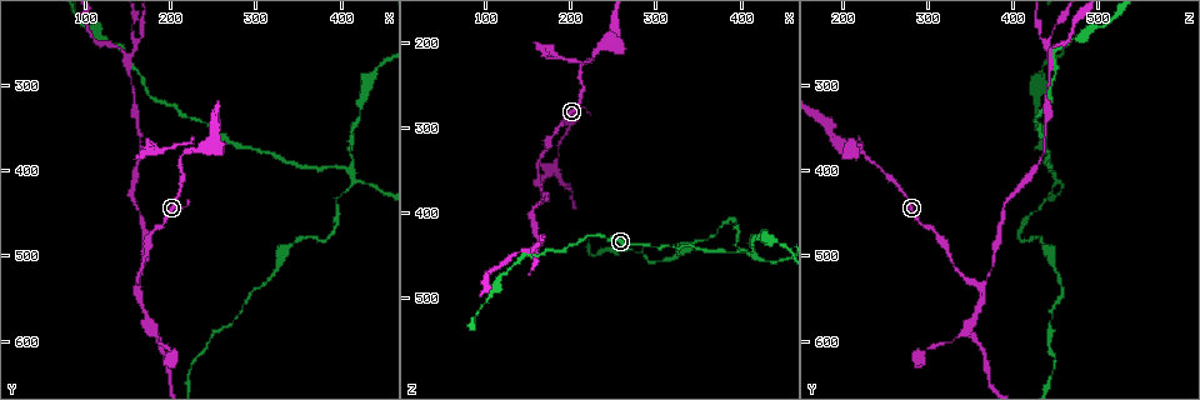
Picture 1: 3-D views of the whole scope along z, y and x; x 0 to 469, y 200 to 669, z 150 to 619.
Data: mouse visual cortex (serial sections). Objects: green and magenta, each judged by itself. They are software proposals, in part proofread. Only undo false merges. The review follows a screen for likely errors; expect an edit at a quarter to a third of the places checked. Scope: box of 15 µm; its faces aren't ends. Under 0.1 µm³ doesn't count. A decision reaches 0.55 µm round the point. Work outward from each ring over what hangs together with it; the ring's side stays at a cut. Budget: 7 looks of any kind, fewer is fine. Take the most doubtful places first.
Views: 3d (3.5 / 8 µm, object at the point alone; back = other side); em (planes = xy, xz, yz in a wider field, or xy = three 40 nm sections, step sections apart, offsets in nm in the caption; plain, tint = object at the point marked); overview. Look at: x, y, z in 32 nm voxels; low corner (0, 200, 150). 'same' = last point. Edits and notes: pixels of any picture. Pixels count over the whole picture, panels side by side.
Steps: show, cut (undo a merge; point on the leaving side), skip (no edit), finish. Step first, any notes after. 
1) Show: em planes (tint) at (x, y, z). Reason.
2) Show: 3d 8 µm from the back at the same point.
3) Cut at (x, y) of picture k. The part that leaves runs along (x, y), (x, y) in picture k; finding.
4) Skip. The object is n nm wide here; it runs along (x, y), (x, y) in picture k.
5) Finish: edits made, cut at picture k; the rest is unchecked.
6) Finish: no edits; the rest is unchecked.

Show: 3d 3.5 µm at (215, 380, 225). Three-way junction.

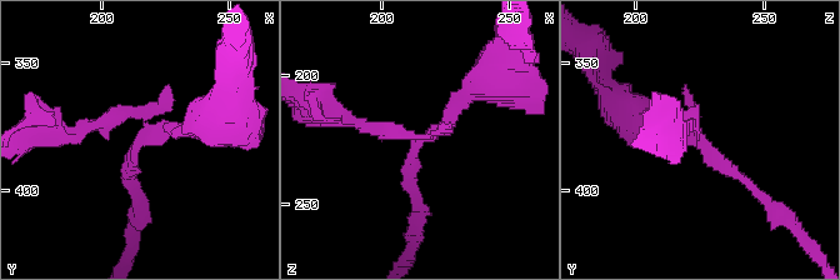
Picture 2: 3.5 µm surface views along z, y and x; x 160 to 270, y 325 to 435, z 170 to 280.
Show: em xy step 5 (tint) at (218, 378, 225).

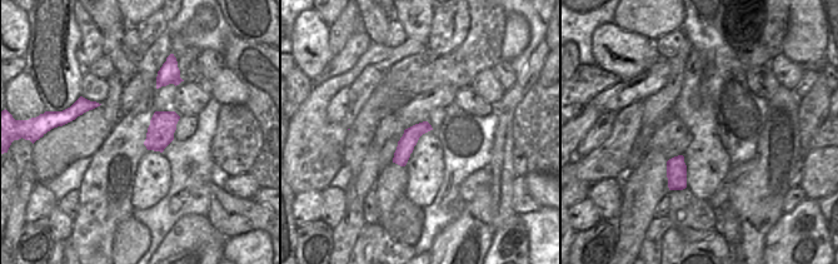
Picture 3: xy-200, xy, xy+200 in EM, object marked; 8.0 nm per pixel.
Cut at (381, 126) of picture 2. The part that leaves runs along (420, 138), (328, 115), (320, 106) in picture 2; two cells meet here.

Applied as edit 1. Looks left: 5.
Show: 3d 3.5 µm at (405, 400, 450). Branch point.

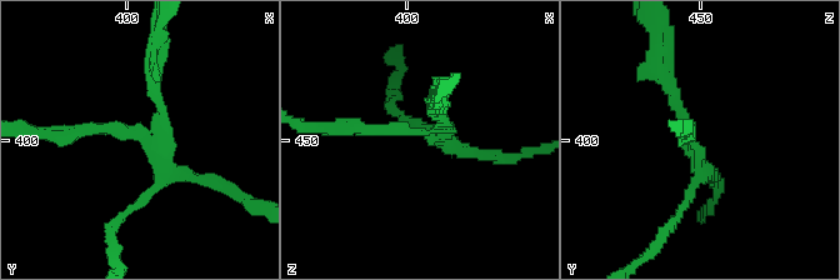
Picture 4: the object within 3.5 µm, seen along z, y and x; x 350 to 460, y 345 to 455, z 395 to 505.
Show: em xy step 2 (tint) at (404, 398, 447). 3 arms meet here; the arms are 150, 200, 200 nm wide; shape alone is not enough.

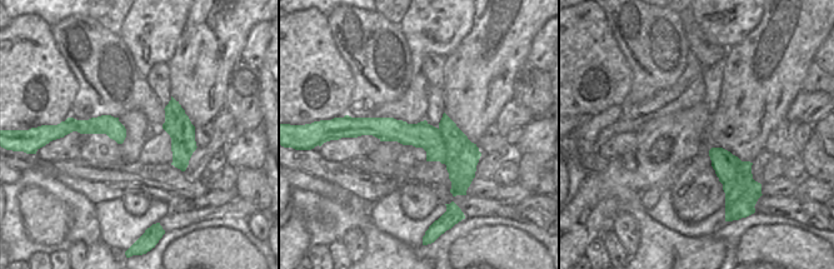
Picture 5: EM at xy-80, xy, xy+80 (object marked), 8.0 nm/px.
Cut at (668, 89) of picture 4. The part that leaves runs along (164, 163), (160, 183), (110, 229), (115, 255) in picture 4; a second cell is stuck on.

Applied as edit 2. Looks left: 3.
Show: 3d 3.5 µm at (160, 535, 360). Arms part here.

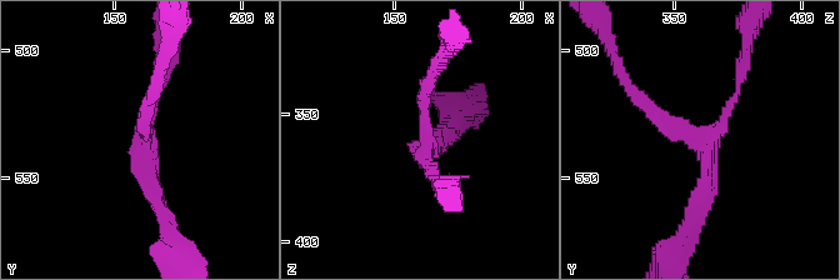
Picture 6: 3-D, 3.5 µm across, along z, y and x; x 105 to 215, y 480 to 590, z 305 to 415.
Show: em xy step 1 (tint) at (163, 532, 360). Shape alone is not enough.

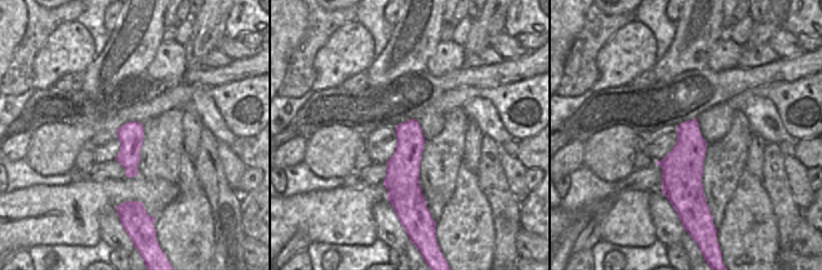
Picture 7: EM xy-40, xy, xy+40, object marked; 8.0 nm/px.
Skip. The object is 240 nm wide here; it runs along (634, 94), (669, 129), (714, 133), (743, 71) in picture 6; one cell here.

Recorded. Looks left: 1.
Finish: edits made, cut at picture 2, cut at picture 4; the rest is unchecked.

